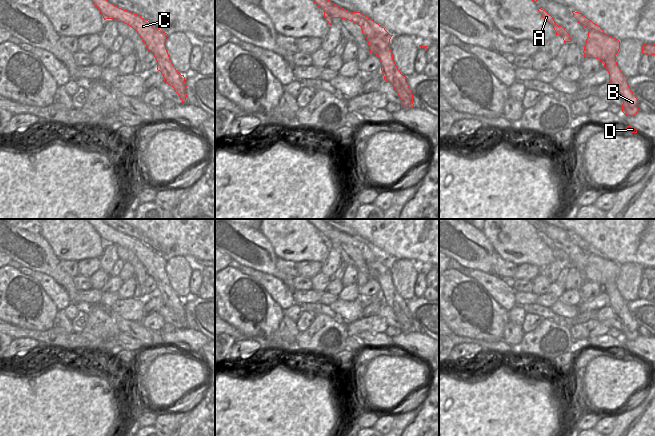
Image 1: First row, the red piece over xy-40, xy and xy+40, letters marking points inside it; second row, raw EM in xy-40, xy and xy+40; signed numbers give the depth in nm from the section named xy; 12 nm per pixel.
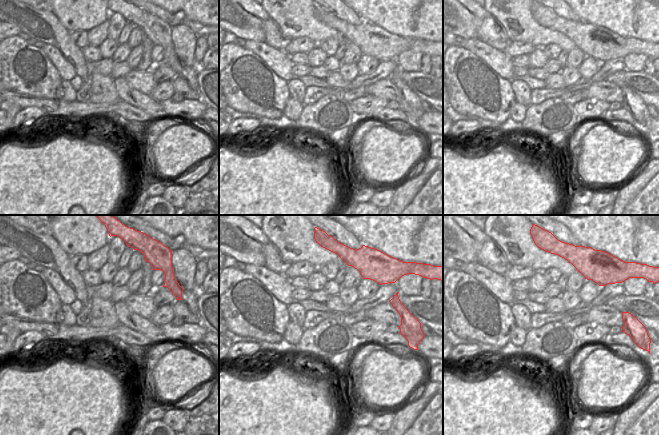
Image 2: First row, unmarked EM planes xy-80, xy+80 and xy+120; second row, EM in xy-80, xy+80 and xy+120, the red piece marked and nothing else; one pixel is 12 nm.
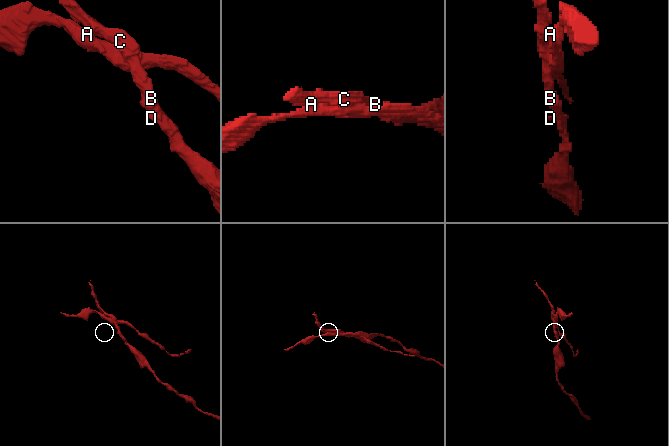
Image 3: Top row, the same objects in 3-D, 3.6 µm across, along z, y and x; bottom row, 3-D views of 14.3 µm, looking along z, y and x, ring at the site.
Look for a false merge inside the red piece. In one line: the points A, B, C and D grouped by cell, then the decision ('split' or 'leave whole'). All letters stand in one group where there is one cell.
A / B C D | split

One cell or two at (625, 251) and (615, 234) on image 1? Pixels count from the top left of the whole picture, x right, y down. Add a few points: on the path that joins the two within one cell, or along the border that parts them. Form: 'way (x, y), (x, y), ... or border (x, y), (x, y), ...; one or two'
way (625, 247), (625, 244), (619, 238); one

